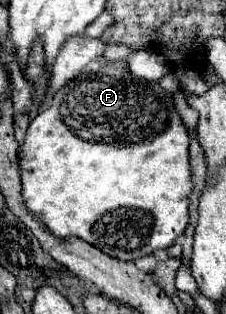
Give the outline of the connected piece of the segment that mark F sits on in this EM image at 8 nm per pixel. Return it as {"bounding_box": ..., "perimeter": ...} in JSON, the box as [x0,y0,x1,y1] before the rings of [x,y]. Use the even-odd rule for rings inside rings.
{"bounding_box":[19,64,193,260],"perimeter":[[[105,64],[97,72],[83,74],[81,78],[75,78],[67,82],[63,88],[59,88],[51,100],[51,106],[41,110],[29,124],[25,144],[21,148],[21,158],[19,158],[19,168],[21,168],[21,180],[23,180],[23,198],[27,208],[39,216],[45,226],[57,236],[57,238],[67,238],[67,236],[77,236],[105,254],[117,258],[117,260],[137,260],[143,256],[153,254],[159,248],[169,248],[177,236],[181,236],[187,228],[189,222],[189,194],[193,190],[191,182],[191,164],[189,164],[189,132],[187,126],[183,124],[181,116],[177,114],[173,106],[173,96],[167,94],[159,82],[147,82],[137,76],[133,76],[125,66],[121,64]]]}

